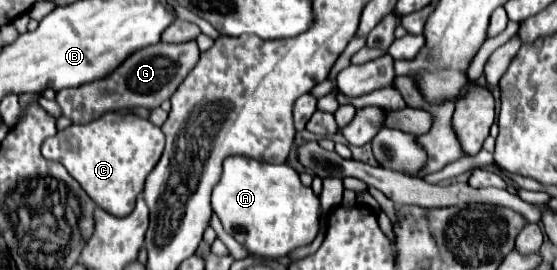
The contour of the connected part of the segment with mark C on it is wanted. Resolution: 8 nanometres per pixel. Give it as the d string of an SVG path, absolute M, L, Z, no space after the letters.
M107 112L89 124L71 124L49 138L41 152L47 160L55 160L83 186L89 198L113 216L127 216L135 208L137 196L143 192L145 178L163 154L165 136L161 128L133 112Z

